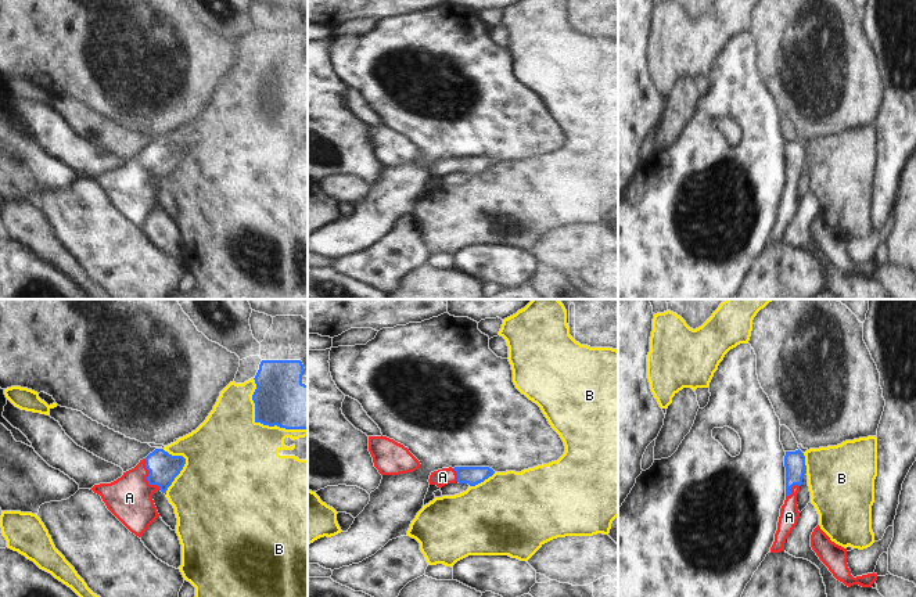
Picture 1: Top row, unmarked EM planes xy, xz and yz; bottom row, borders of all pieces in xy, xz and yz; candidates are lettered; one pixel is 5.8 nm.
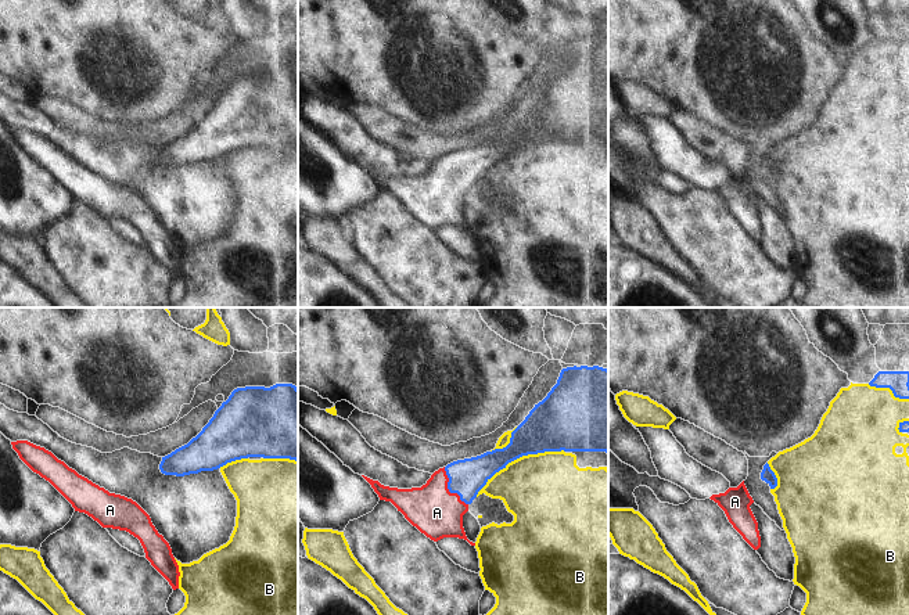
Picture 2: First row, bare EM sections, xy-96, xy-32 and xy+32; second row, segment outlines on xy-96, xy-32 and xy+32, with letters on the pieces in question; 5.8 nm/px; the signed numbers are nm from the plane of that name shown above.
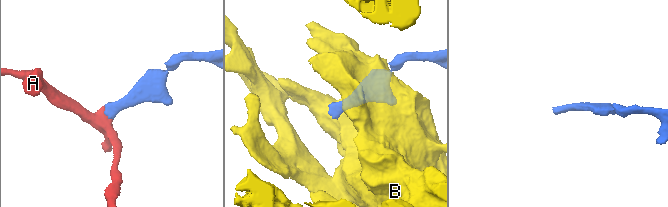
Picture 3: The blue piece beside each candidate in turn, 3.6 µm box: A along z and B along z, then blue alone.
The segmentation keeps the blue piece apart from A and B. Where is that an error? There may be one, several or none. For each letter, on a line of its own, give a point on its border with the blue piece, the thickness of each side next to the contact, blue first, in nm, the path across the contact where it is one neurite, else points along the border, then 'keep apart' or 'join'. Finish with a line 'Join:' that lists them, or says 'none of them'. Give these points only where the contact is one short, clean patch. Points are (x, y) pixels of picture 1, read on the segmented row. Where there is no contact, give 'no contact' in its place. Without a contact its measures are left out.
A: xy (147, 477) | 170/260 nm | across xy (164, 467), (147, 477), (129, 497) | join
B: xy (261, 423) | 300/480 nm | keep apart
Join: A

